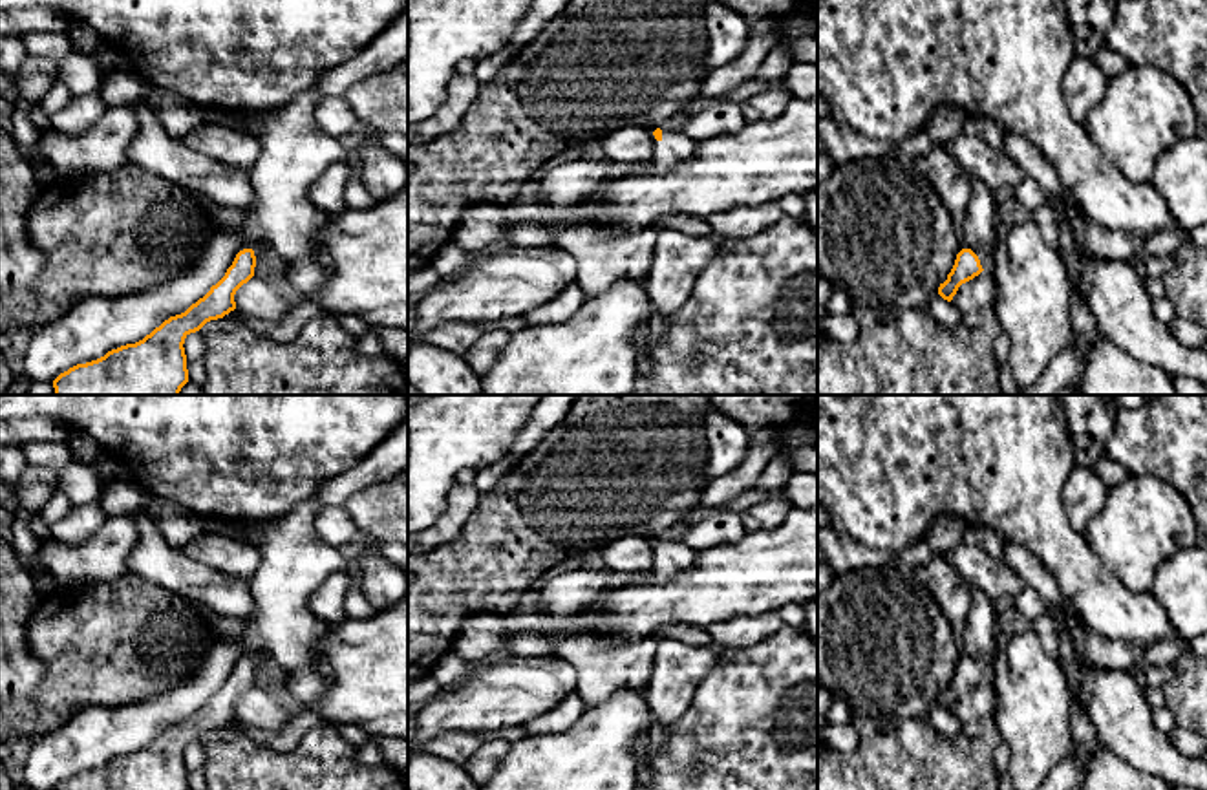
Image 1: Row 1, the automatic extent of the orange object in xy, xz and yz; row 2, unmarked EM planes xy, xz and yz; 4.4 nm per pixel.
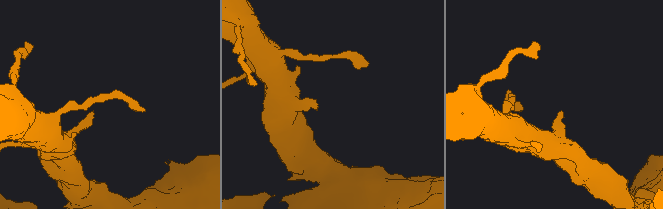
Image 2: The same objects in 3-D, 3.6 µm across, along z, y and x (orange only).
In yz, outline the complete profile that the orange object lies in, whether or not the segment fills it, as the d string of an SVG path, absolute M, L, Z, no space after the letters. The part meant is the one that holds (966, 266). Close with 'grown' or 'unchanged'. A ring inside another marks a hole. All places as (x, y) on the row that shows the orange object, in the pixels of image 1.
M993 234L993 238L984 245L960 245L955 265L947 274L947 280L940 283L938 294L951 302L962 283L978 276L984 269L989 269L993 260L1000 254L999 243L1000 238Z | grown

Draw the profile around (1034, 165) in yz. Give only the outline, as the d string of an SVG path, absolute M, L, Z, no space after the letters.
M1006 132L1002 150L1017 163L1026 177L1044 192L1046 203L1057 201L1066 187L1050 161L1024 137Z

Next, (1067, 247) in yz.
M1061 225L1061 245L1059 245L1059 251L1061 251L1063 258L1064 258L1066 271L1075 271L1077 267L1081 267L1079 256L1075 252L1073 234L1064 225Z

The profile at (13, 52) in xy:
M0 35L0 71L9 79L15 91L9 130L18 146L35 146L44 133L31 123L31 110L37 104L29 102L16 86L16 73L26 57L27 51L20 35Z

